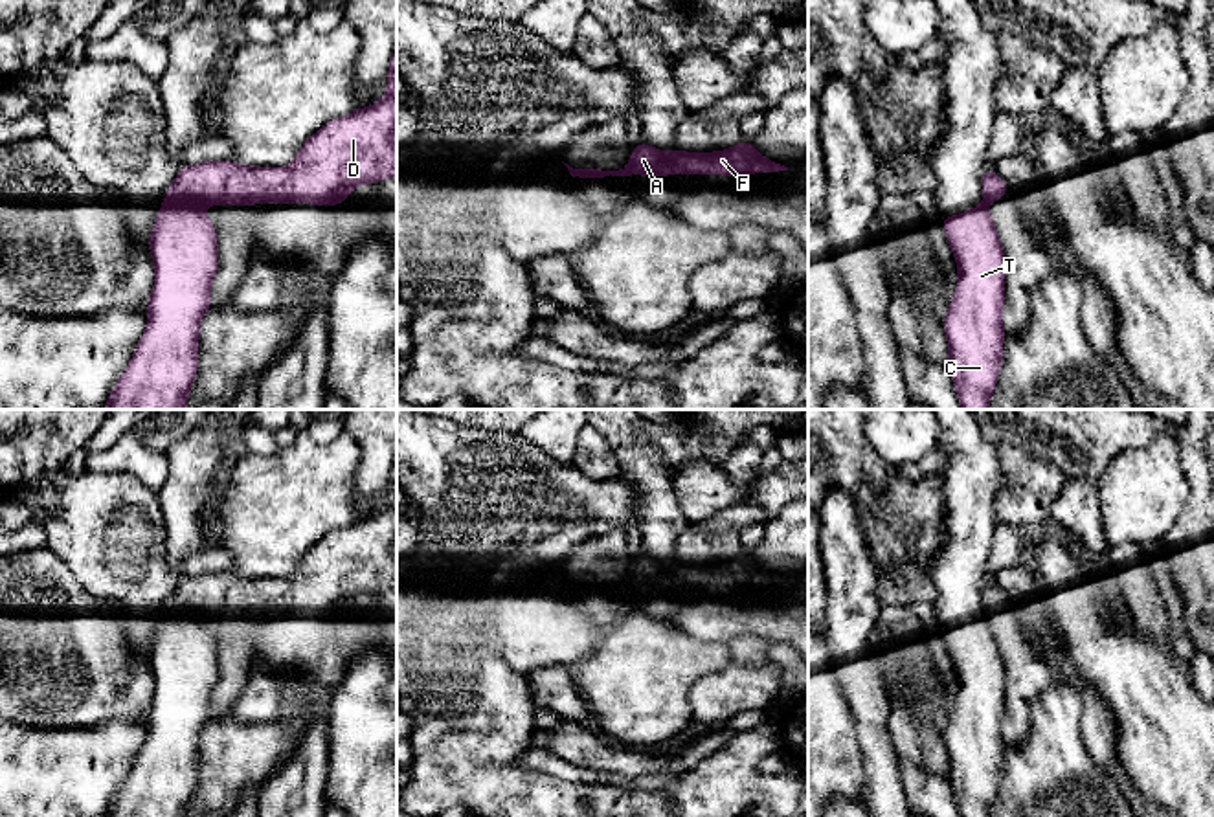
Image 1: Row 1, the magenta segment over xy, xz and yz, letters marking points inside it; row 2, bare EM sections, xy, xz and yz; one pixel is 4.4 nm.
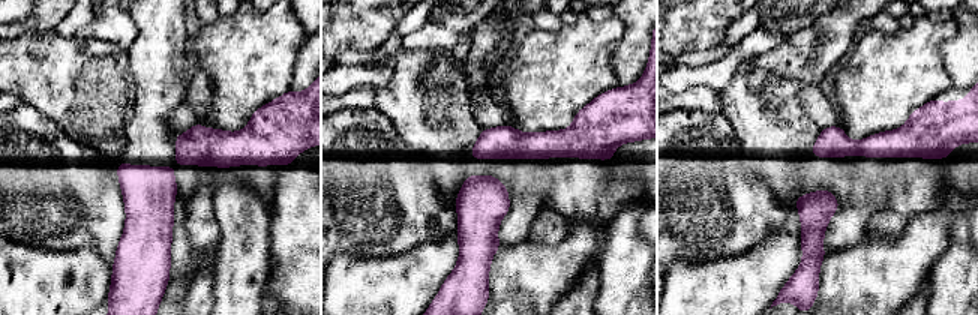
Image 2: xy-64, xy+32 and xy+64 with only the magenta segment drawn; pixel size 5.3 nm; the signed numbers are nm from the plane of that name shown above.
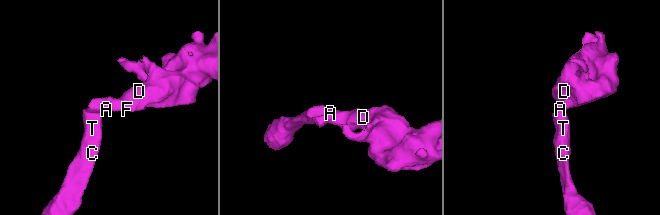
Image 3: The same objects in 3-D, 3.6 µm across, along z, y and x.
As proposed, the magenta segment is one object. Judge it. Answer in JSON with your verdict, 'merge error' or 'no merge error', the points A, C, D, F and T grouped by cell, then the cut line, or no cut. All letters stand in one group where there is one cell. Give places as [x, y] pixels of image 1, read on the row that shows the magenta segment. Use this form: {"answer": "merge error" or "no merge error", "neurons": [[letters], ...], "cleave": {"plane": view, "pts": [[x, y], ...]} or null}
{"answer": "merge error", "neurons": [["A", "D", "F"], ["C", "T"]], "cleave": {"plane": "xy", "pts": [[168, 201], [197, 204]]}}

